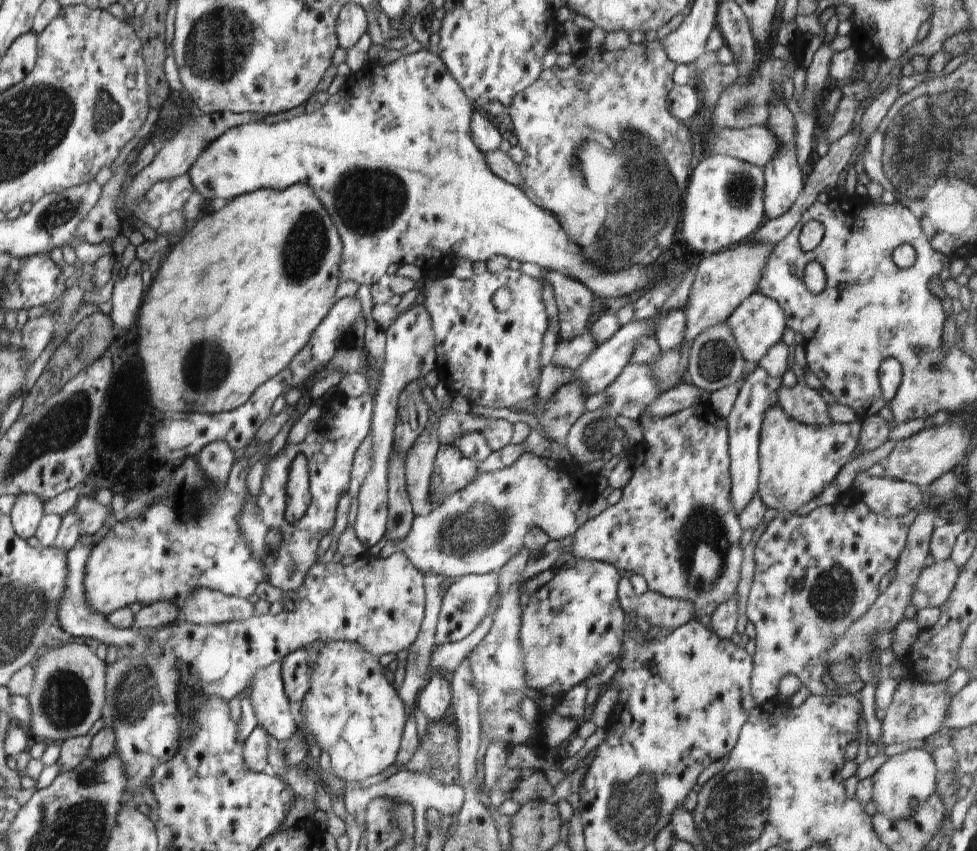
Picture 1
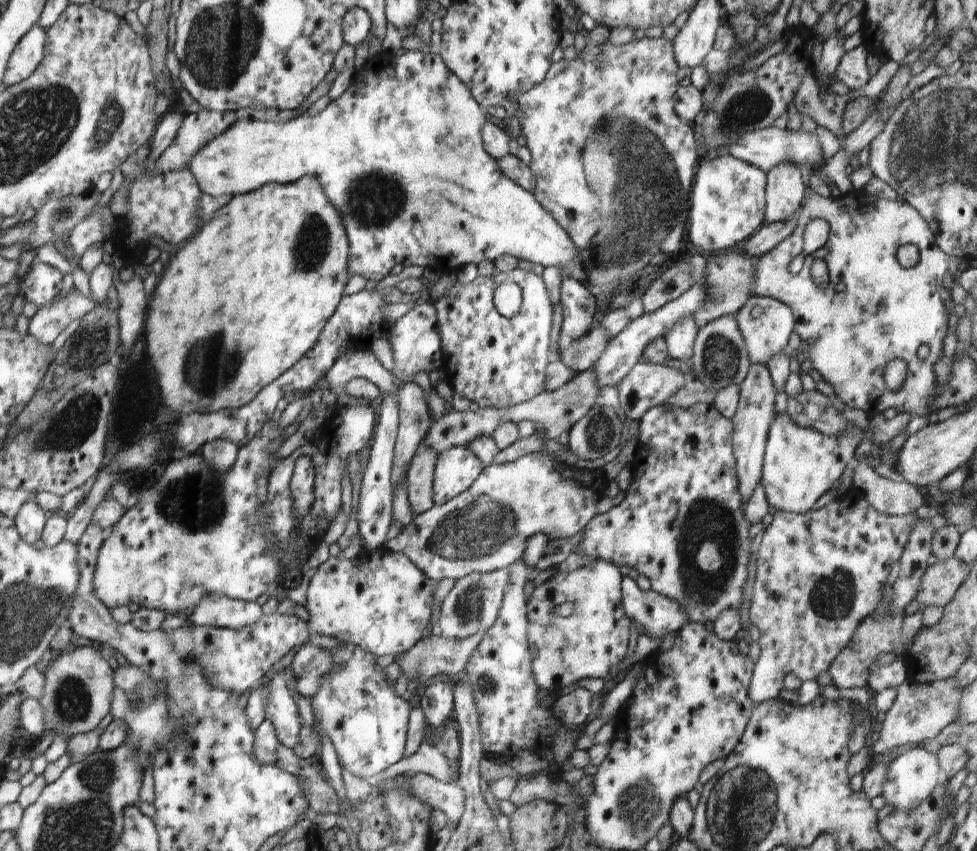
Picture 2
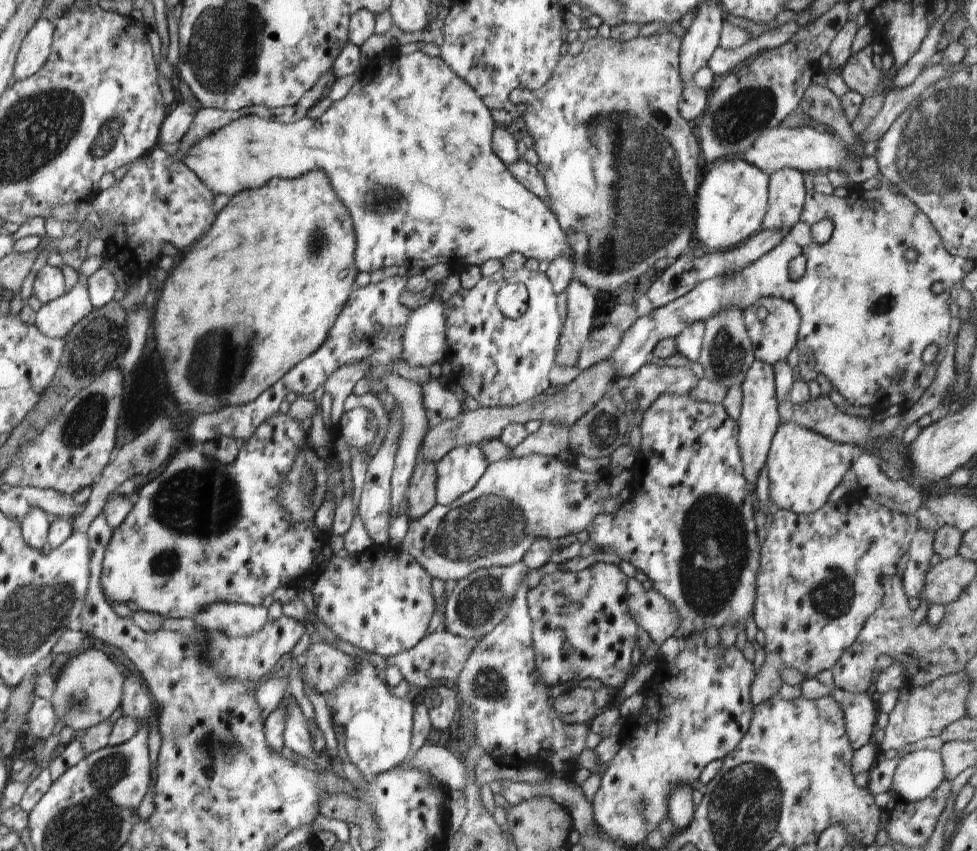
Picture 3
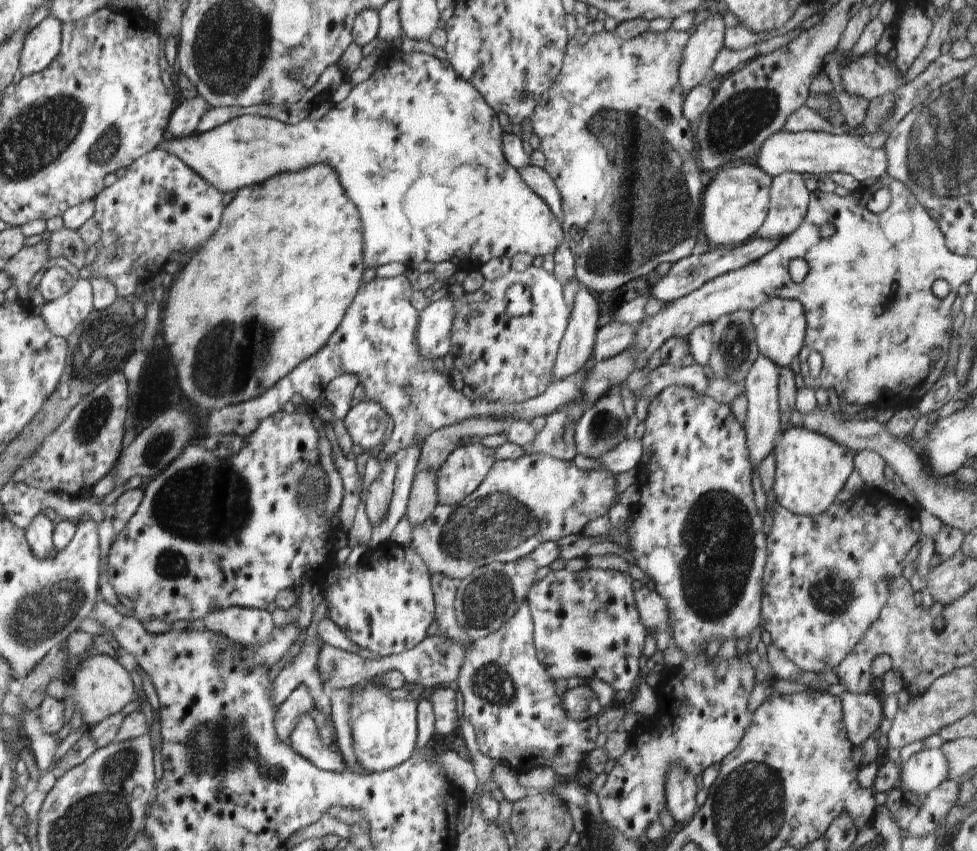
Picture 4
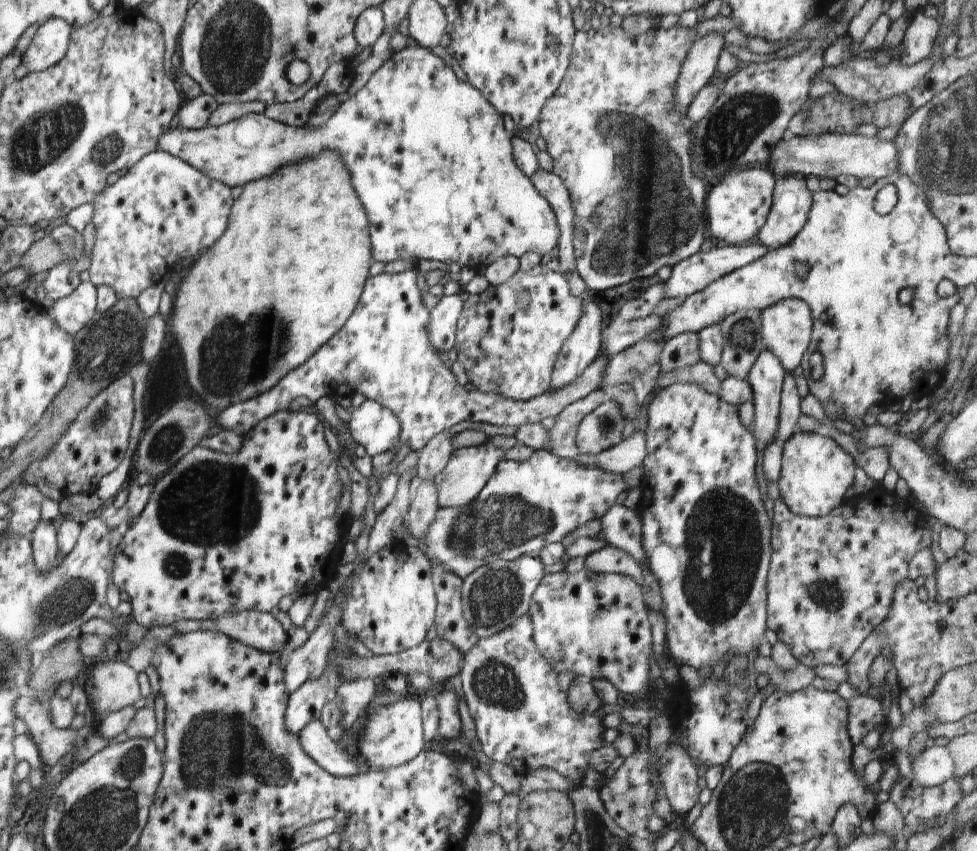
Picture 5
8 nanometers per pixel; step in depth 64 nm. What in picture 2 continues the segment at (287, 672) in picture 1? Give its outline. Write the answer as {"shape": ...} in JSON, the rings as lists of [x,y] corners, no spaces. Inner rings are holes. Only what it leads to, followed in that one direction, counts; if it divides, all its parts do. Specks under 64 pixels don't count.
{"shape":[[[308,642],[298,650],[291,667],[296,678],[296,692],[310,699],[318,692],[324,676],[334,668],[332,650],[318,648]]]}

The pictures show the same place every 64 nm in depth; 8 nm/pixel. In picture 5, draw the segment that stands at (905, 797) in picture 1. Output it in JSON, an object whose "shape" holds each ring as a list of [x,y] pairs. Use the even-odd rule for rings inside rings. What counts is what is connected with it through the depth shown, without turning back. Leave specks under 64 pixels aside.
{"shape":[[[932,746],[920,752],[912,763],[912,780],[920,786],[934,787],[954,777],[954,760],[947,746]]]}

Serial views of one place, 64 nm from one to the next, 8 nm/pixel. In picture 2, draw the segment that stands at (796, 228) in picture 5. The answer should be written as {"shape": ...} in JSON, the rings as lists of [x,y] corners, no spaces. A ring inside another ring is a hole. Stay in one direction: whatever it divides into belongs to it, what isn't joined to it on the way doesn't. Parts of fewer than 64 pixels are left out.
{"shape":[[[795,163],[776,164],[766,173],[765,221],[774,223],[787,220],[800,210],[806,191],[799,166]]]}

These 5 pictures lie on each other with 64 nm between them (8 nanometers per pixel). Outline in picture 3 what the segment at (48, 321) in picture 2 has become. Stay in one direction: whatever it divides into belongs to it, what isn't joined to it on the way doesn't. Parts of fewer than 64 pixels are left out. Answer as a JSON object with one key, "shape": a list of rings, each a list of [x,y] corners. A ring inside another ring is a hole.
{"shape":[[[78,282],[60,299],[44,304],[37,312],[36,328],[48,338],[64,339],[70,330],[92,312],[88,286]]]}

